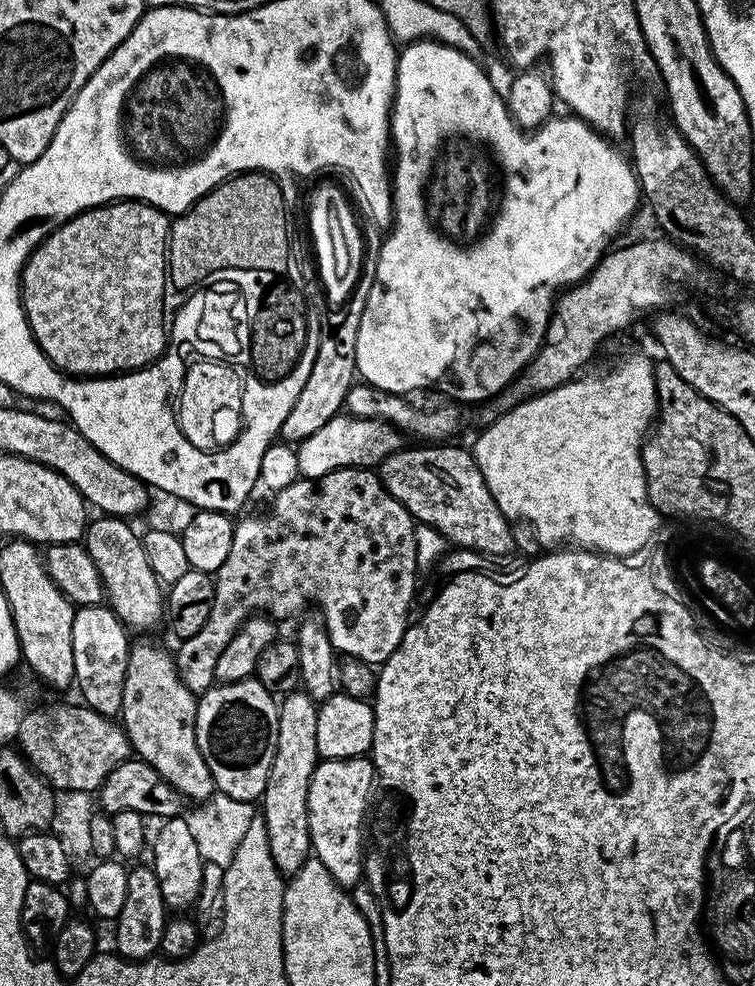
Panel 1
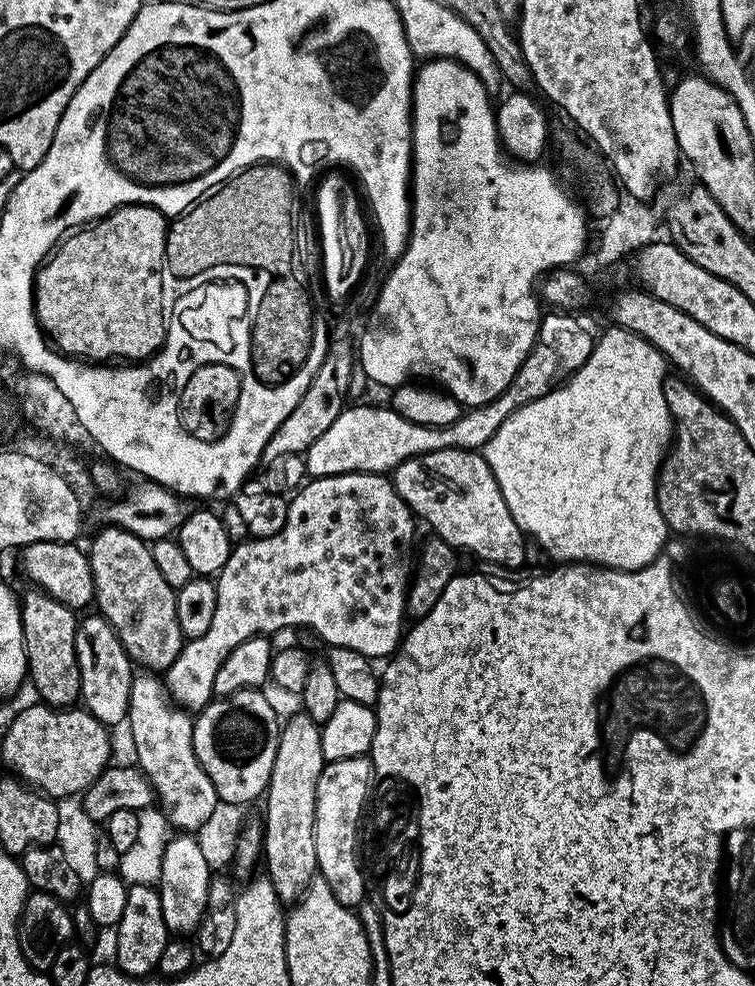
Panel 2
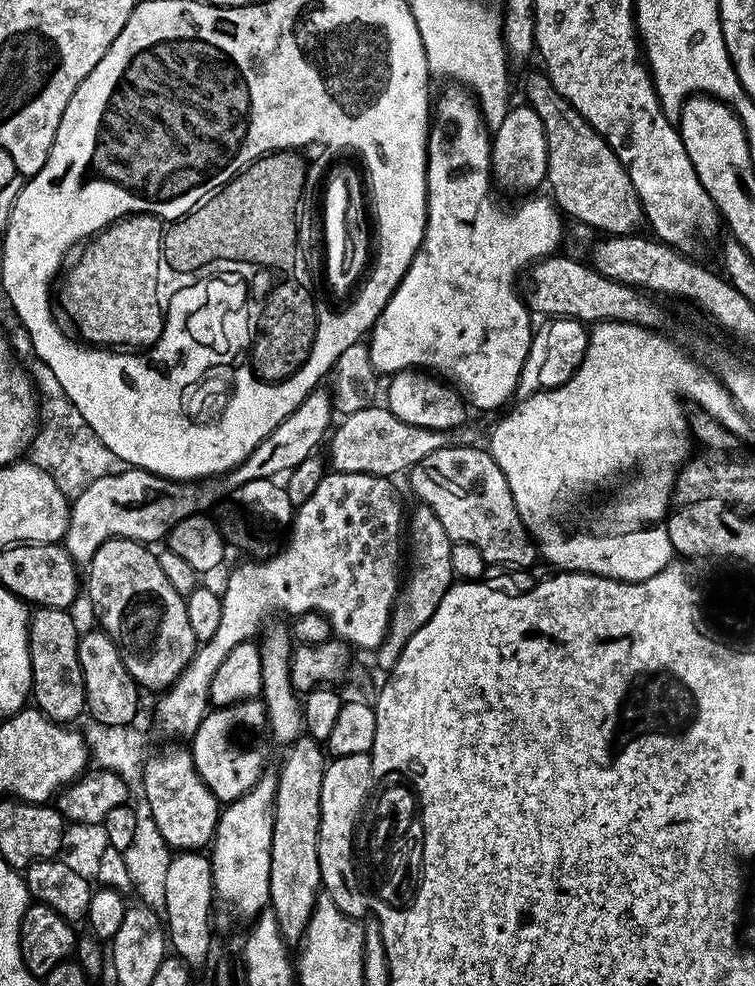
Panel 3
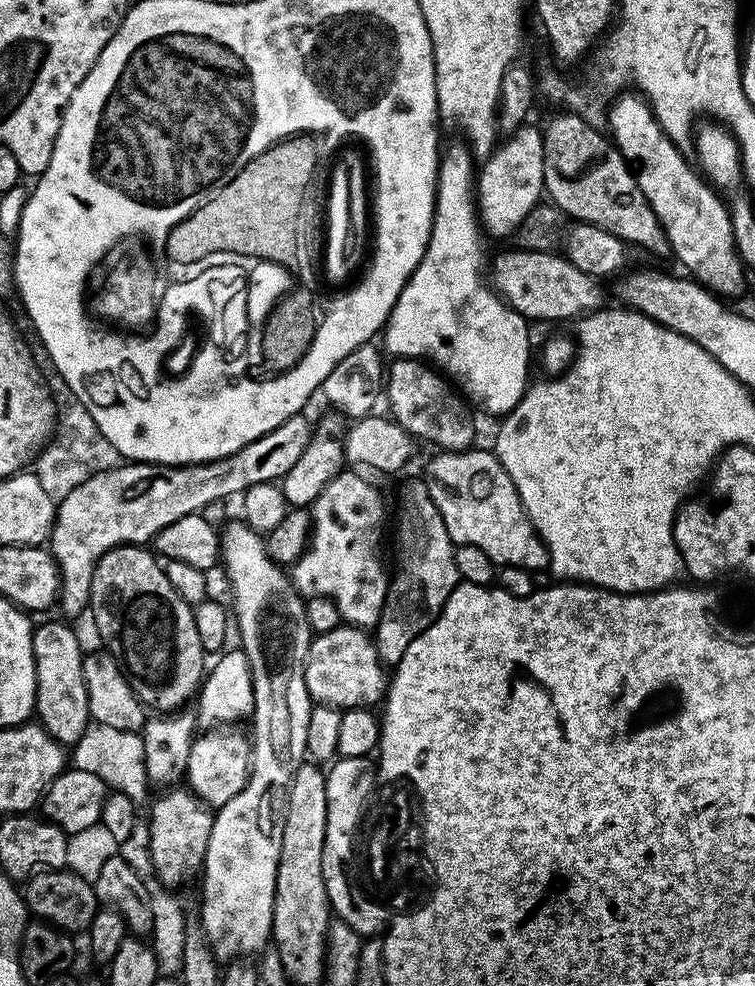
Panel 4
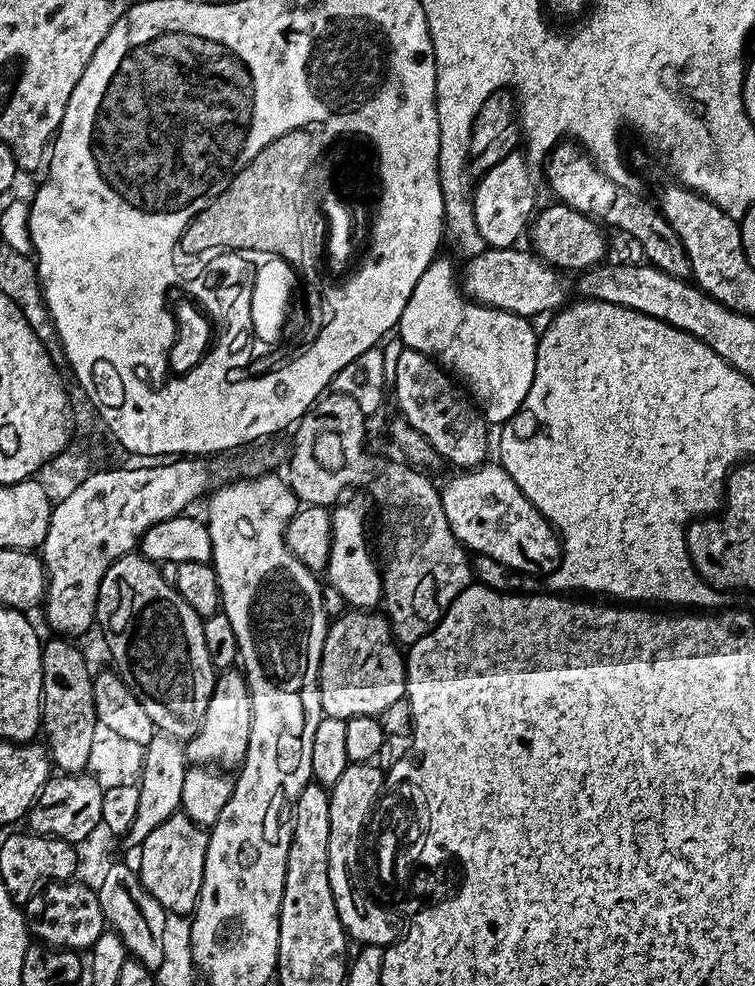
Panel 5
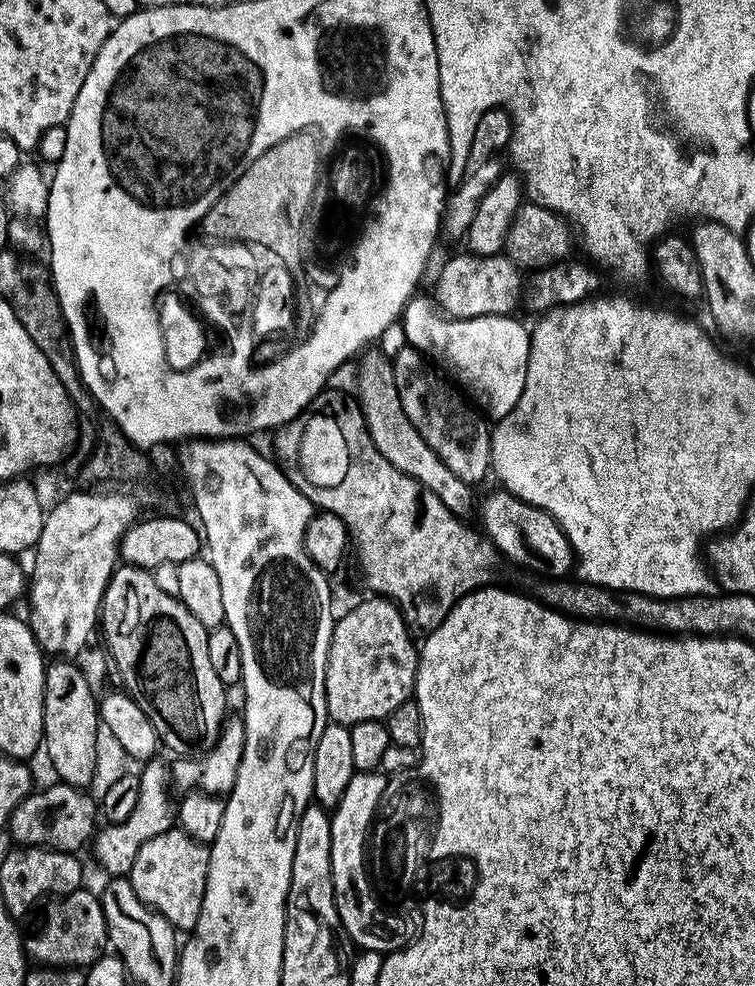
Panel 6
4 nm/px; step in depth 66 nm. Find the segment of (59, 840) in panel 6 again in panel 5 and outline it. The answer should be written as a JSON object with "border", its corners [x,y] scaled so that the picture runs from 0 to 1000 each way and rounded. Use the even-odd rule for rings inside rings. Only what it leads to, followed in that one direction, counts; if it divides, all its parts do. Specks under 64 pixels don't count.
{"border":[[[74,785],[58,794],[58,800],[50,805],[44,813],[42,819],[37,823],[34,836],[49,848],[70,848],[78,852],[86,852],[94,856],[103,856],[114,850],[114,846],[130,838],[135,830],[135,805],[138,800],[132,794],[115,785]]]}

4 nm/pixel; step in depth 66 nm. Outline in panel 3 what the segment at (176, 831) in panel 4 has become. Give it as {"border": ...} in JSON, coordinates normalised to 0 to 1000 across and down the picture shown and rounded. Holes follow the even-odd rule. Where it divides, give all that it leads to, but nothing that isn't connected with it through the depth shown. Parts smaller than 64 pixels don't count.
{"border":[[[248,758],[233,759],[229,763],[207,763],[203,767],[200,764],[192,770],[188,807],[199,813],[208,842],[224,861],[257,864],[279,857],[286,836],[291,833],[294,815],[264,787]]]}

